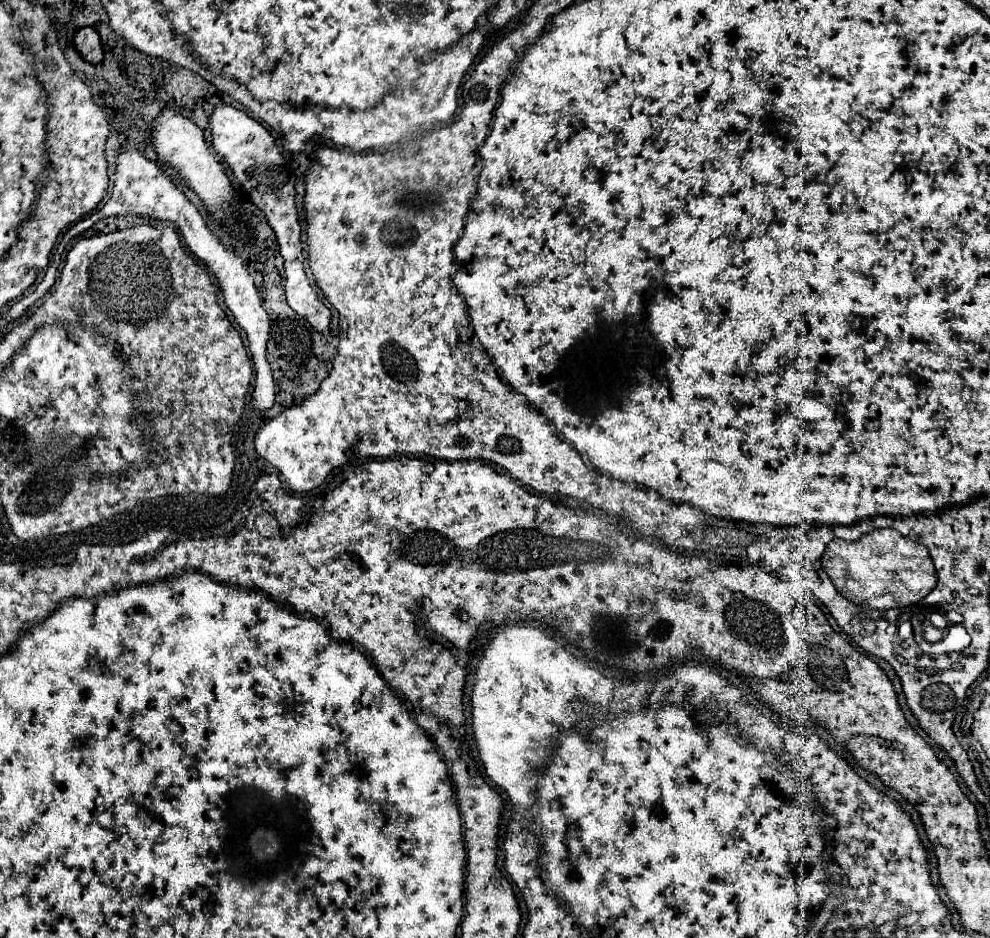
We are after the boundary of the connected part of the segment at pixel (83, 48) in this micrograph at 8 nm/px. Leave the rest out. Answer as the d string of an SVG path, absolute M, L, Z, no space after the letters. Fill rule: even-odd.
M79 28L73 36L73 42L75 42L75 48L83 56L85 62L99 64L103 60L101 40L99 40L99 34L93 28Z

